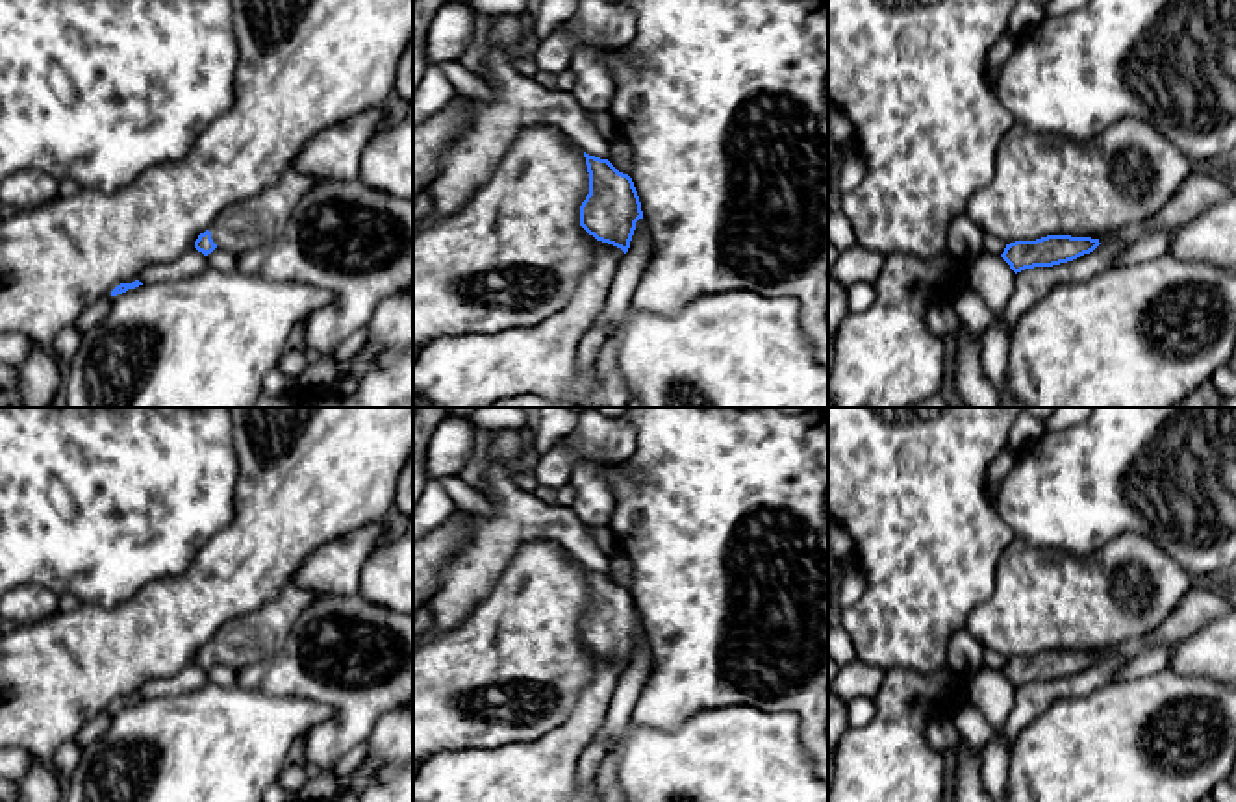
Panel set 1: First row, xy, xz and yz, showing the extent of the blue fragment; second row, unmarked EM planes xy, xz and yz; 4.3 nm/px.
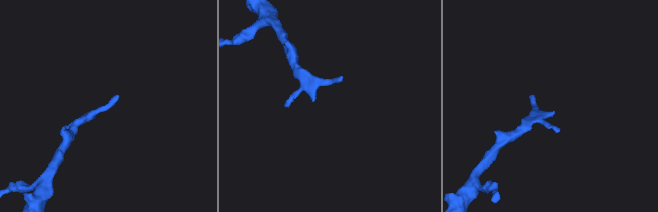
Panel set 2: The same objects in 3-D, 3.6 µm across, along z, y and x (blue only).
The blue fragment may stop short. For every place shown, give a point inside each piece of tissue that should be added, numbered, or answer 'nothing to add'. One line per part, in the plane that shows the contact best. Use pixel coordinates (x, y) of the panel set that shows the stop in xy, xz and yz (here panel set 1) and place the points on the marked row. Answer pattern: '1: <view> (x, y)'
1: xy (262, 219)

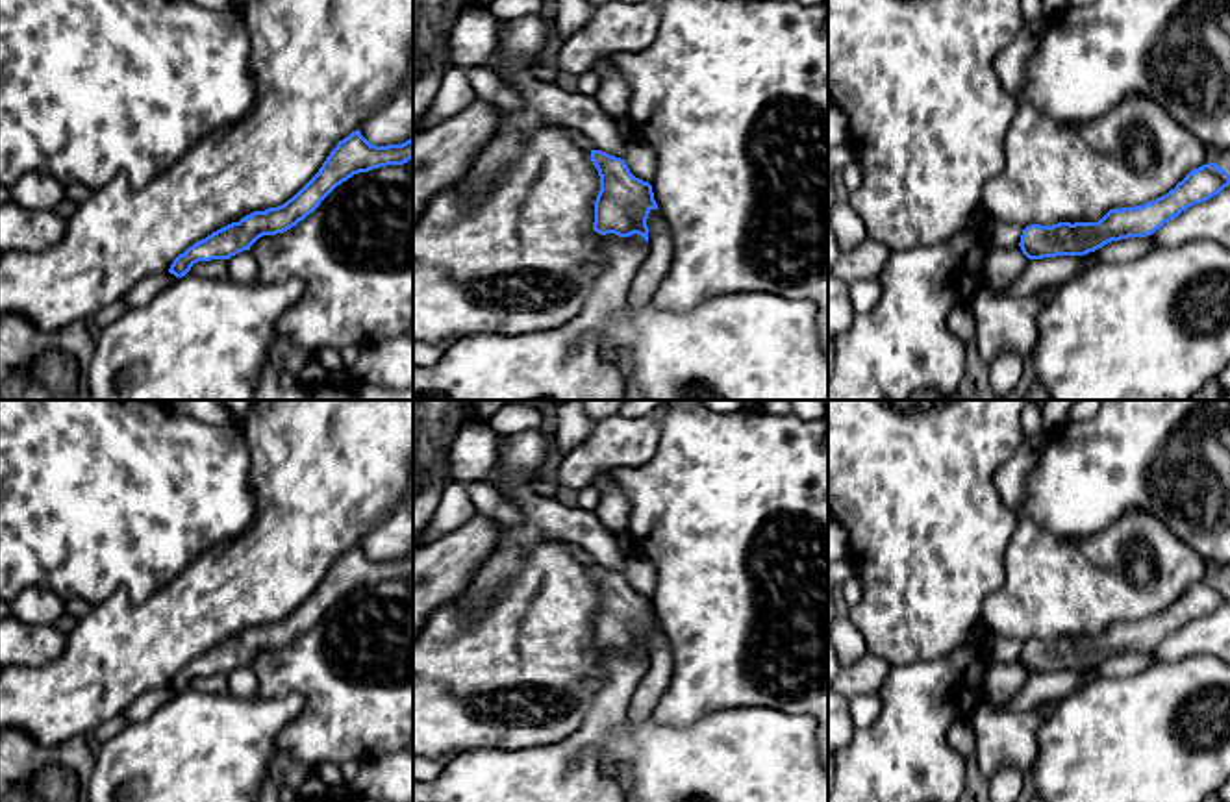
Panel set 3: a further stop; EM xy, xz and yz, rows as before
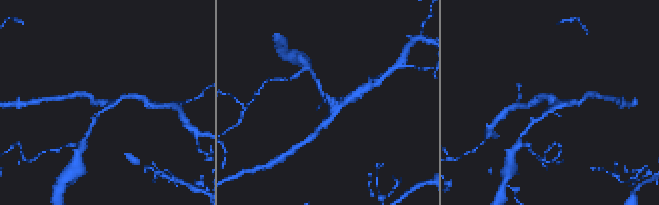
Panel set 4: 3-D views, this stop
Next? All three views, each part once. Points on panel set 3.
nothing to add

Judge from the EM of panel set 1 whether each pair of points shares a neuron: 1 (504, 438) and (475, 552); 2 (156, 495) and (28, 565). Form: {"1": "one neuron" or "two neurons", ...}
{"1": "two neurons", "2": "one neuron"}

